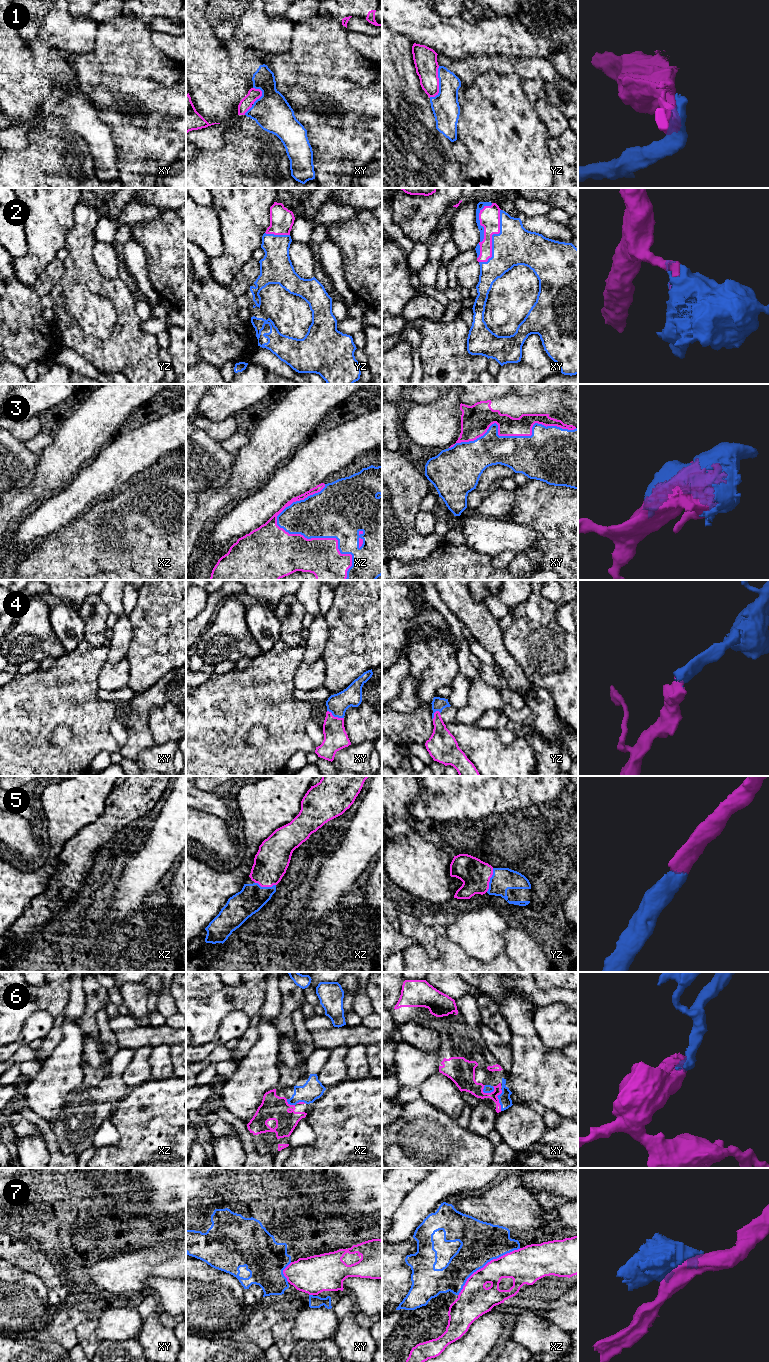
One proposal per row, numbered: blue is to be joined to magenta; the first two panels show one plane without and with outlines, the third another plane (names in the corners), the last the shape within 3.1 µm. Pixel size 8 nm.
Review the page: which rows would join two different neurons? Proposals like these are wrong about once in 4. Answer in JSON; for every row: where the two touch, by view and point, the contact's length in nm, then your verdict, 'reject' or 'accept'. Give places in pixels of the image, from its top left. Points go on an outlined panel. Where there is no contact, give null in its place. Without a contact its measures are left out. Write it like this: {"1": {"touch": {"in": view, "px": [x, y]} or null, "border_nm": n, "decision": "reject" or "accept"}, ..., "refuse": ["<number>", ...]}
{"1": {"touch": {"in": "yz", "px": [438, 84]}, "border_nm": 260, "decision": "reject"}, "2": {"touch": {"in": "xy", "px": [491, 237]}, "border_nm": 460, "decision": "accept"}, "3": {"touch": {"in": "xz", "px": [302, 535]}, "border_nm": 800, "decision": "accept"}, "4": {"touch": {"in": "xy", "px": [335, 717]}, "border_nm": 150, "decision": "accept"}, "5": {"touch": {"in": "yz", "px": [489, 880]}, "border_nm": 200, "decision": "accept"}, "6": {"touch": {"in": "xy", "px": [498, 1100]}, "border_nm": 180, "decision": "accept"}, "7": {"touch": {"in": "xz", "px": [486, 1264]}, "border_nm": 650, "decision": "reject"}, "refuse": ["1", "7"]}

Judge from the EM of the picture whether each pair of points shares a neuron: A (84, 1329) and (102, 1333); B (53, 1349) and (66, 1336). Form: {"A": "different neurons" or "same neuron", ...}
{"A": "different neurons", "B": "different neurons"}

